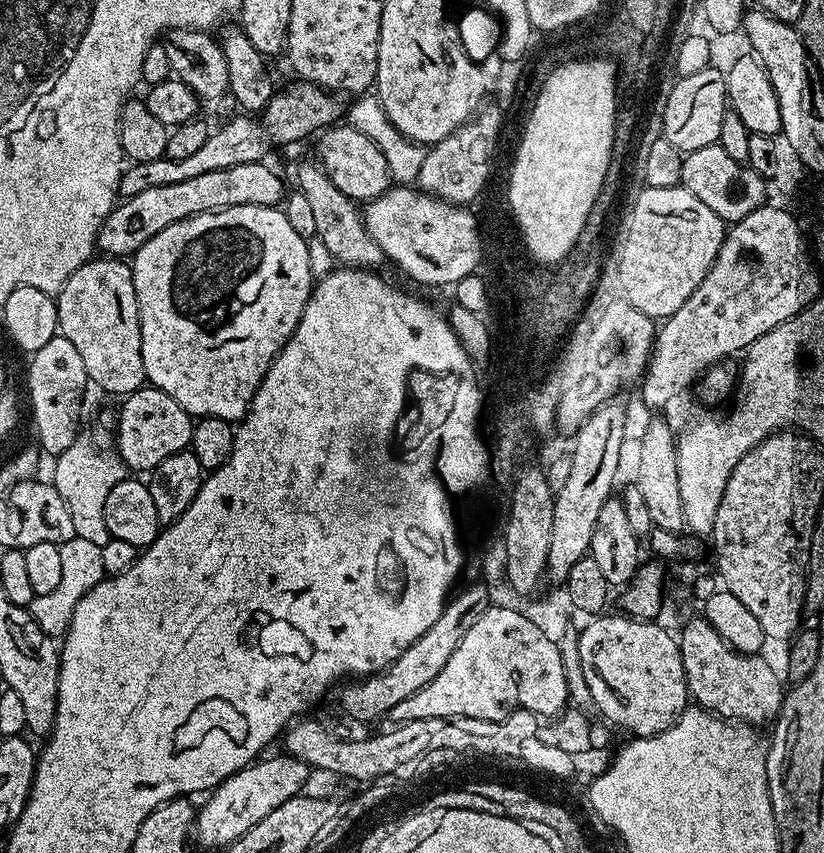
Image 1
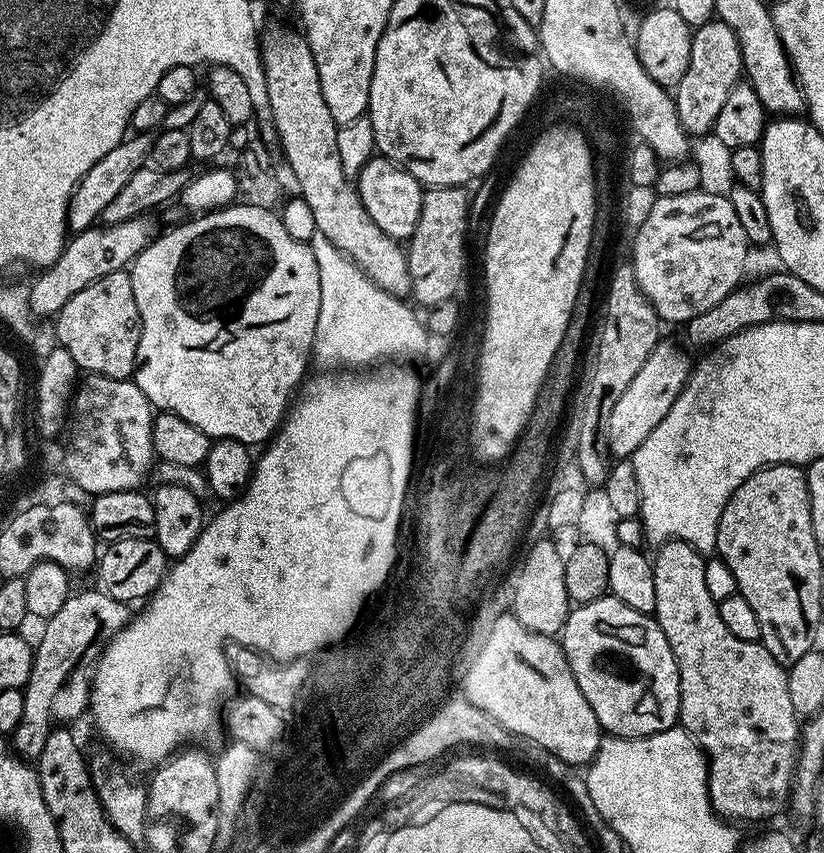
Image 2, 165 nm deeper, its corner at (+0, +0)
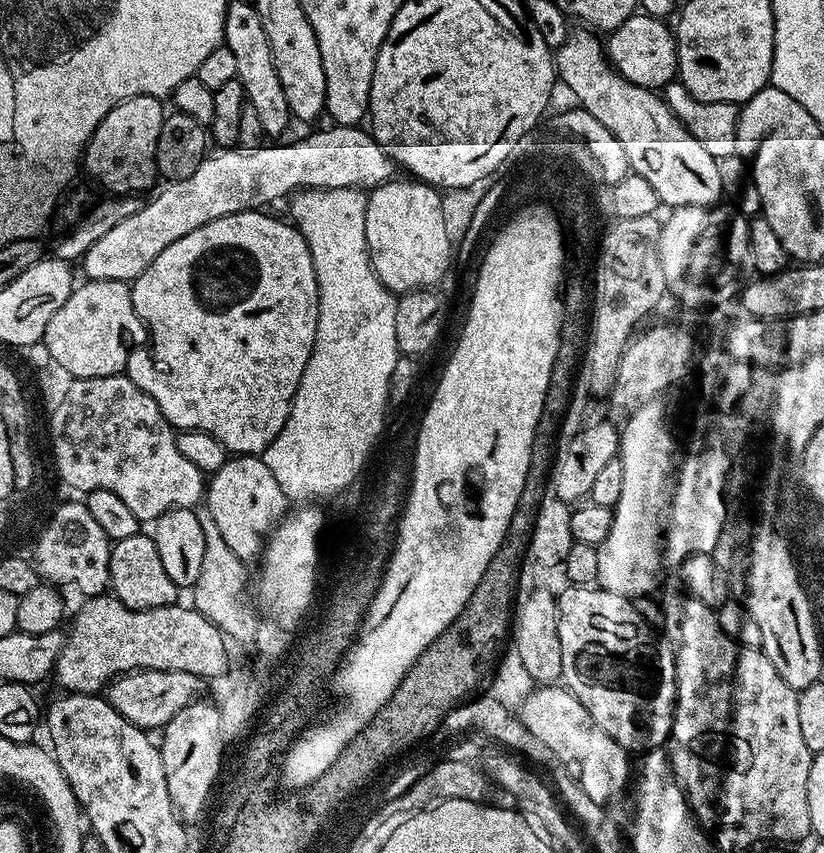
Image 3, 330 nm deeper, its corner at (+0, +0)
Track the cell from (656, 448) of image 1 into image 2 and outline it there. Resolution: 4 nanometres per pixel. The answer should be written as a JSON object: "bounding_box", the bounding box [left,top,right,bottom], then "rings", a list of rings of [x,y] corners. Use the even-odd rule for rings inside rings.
{"bounding_box":[652,540,798,821],"rings":[[[667,540],[655,549],[656,556],[652,560],[654,570],[654,602],[656,611],[654,619],[666,634],[666,642],[670,642],[670,650],[676,659],[678,674],[680,675],[680,719],[679,727],[696,739],[705,756],[708,758],[708,797],[716,815],[729,821],[736,820],[772,820],[783,808],[790,804],[792,786],[796,774],[796,754],[798,751],[798,717],[790,702],[790,690],[788,689],[788,673],[785,665],[779,664],[771,654],[764,649],[764,645],[754,640],[740,640],[734,634],[730,634],[726,622],[722,622],[719,603],[710,596],[706,590],[705,557],[694,546],[690,546],[681,540]]]}

